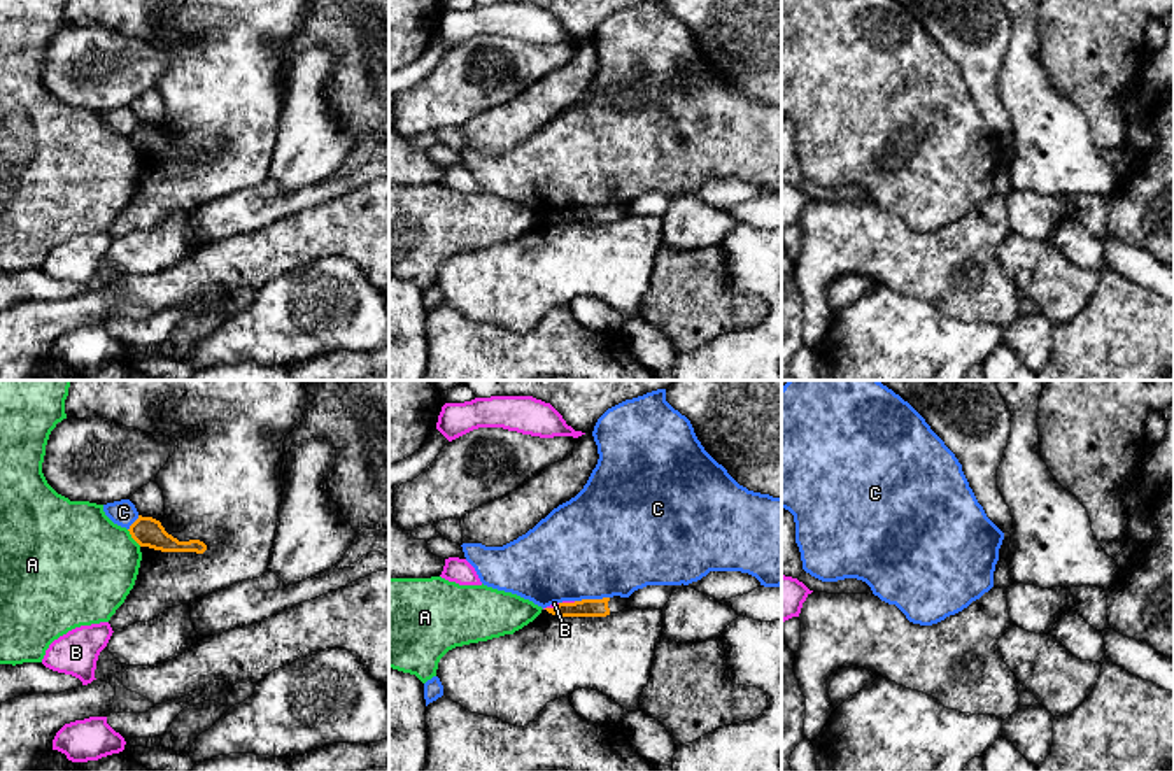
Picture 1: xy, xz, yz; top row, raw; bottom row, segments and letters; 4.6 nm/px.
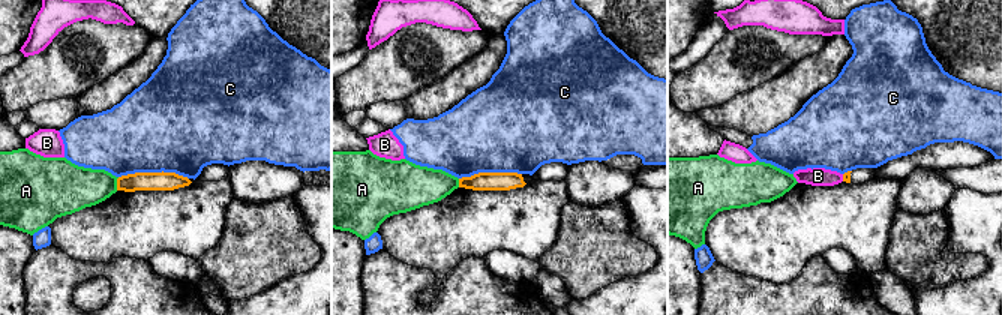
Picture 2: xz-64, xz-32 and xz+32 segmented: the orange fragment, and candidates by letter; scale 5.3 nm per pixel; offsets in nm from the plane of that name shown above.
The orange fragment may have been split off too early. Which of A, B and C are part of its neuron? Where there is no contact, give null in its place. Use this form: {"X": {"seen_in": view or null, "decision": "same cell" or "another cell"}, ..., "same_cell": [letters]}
{"A": {"seen_in": "xy", "decision": "another cell"}, "B": {"seen_in": "xz", "decision": "another cell"}, "C": {"seen_in": "xz", "decision": "another cell"}, "same_cell": []}

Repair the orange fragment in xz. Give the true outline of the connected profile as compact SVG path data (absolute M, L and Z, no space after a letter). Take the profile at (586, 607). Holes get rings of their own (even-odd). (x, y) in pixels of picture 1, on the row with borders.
M613 596L603 599L582 599L575 603L559 603L554 608L545 608L557 617L606 617L627 608L627 598Z

